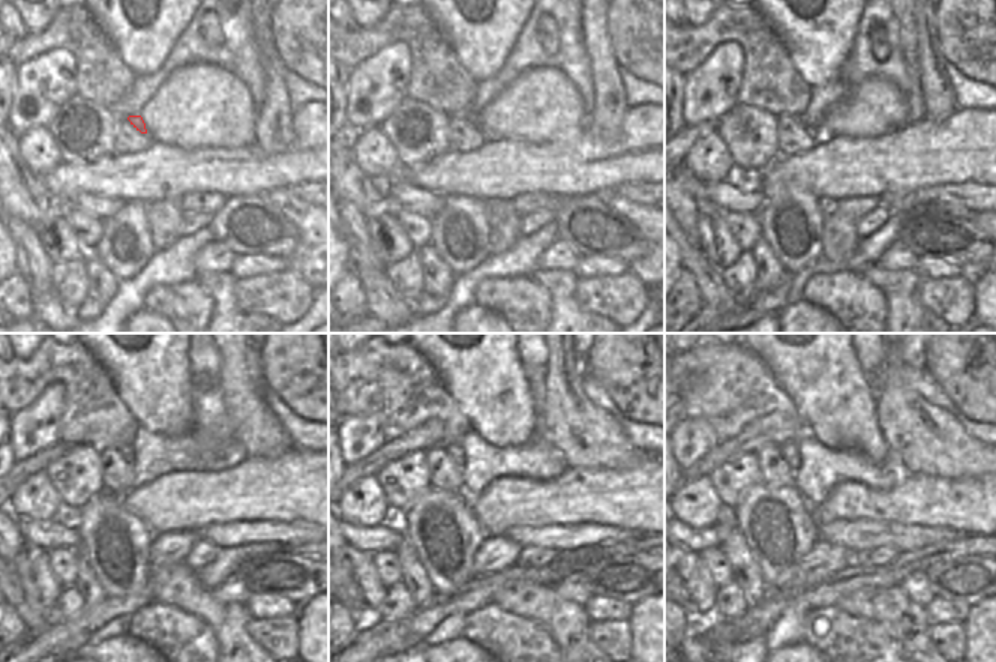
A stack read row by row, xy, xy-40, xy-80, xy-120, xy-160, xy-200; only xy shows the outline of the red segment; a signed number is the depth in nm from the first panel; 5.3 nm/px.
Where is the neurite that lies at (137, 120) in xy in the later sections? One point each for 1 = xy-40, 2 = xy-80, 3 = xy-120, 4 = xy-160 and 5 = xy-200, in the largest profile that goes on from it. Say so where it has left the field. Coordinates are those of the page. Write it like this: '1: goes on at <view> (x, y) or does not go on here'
1: goes on at xy-40 (470, 117)
2: goes on at xy-80 (801, 119)
3: goes on at xy-120 (126, 452)
4: goes on at xy-160 (455, 451)
5: goes on at xy-200 (789, 451)

